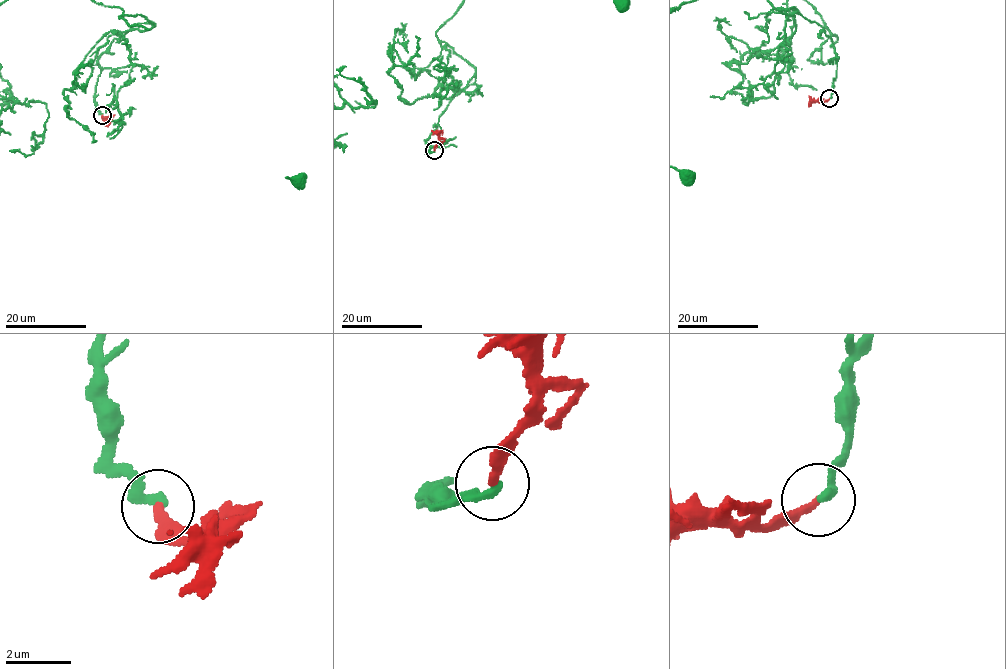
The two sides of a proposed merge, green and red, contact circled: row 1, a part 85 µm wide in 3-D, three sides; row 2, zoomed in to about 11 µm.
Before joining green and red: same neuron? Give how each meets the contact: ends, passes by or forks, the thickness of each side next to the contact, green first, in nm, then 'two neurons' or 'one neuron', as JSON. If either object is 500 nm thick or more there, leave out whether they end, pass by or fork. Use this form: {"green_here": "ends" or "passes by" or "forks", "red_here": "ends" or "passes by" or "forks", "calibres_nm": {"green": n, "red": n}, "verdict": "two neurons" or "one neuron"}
{"green_here": "ends", "red_here": "ends", "calibres_nm": {"green": 280, "red": 240}, "verdict": "two neurons"}

